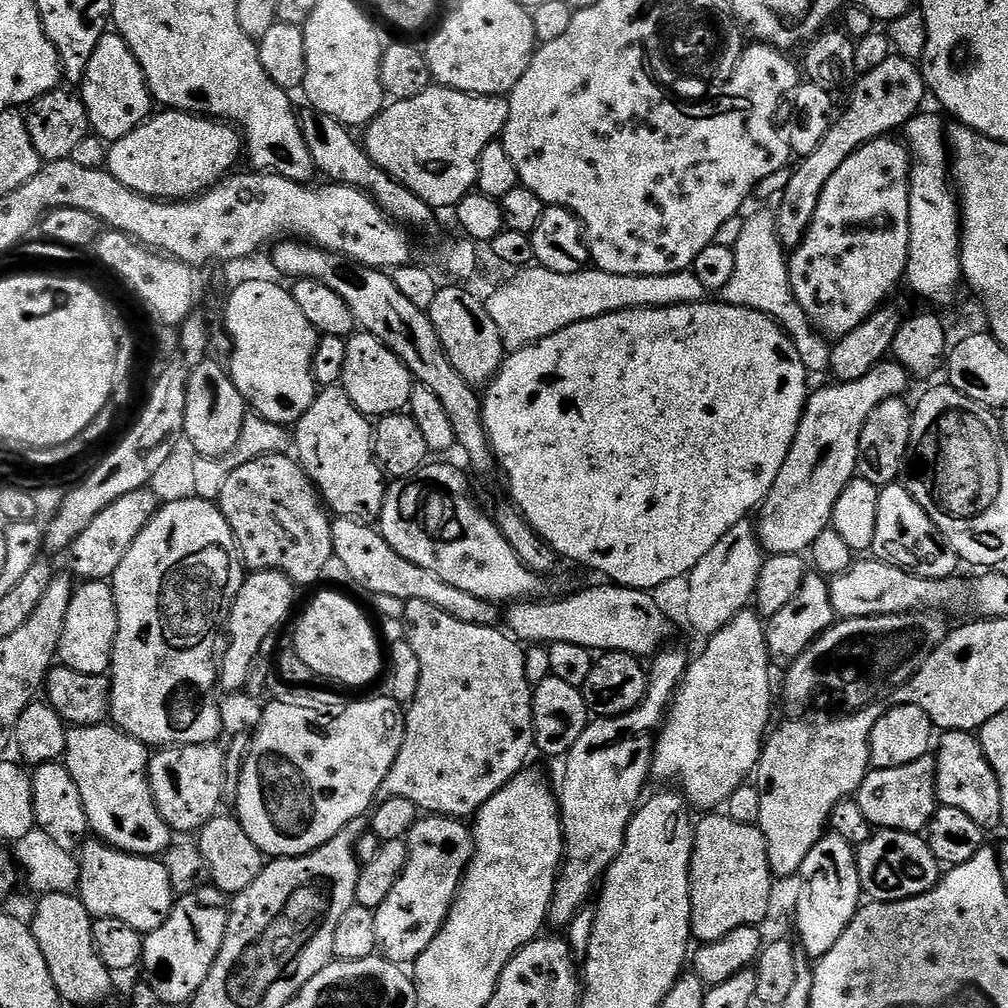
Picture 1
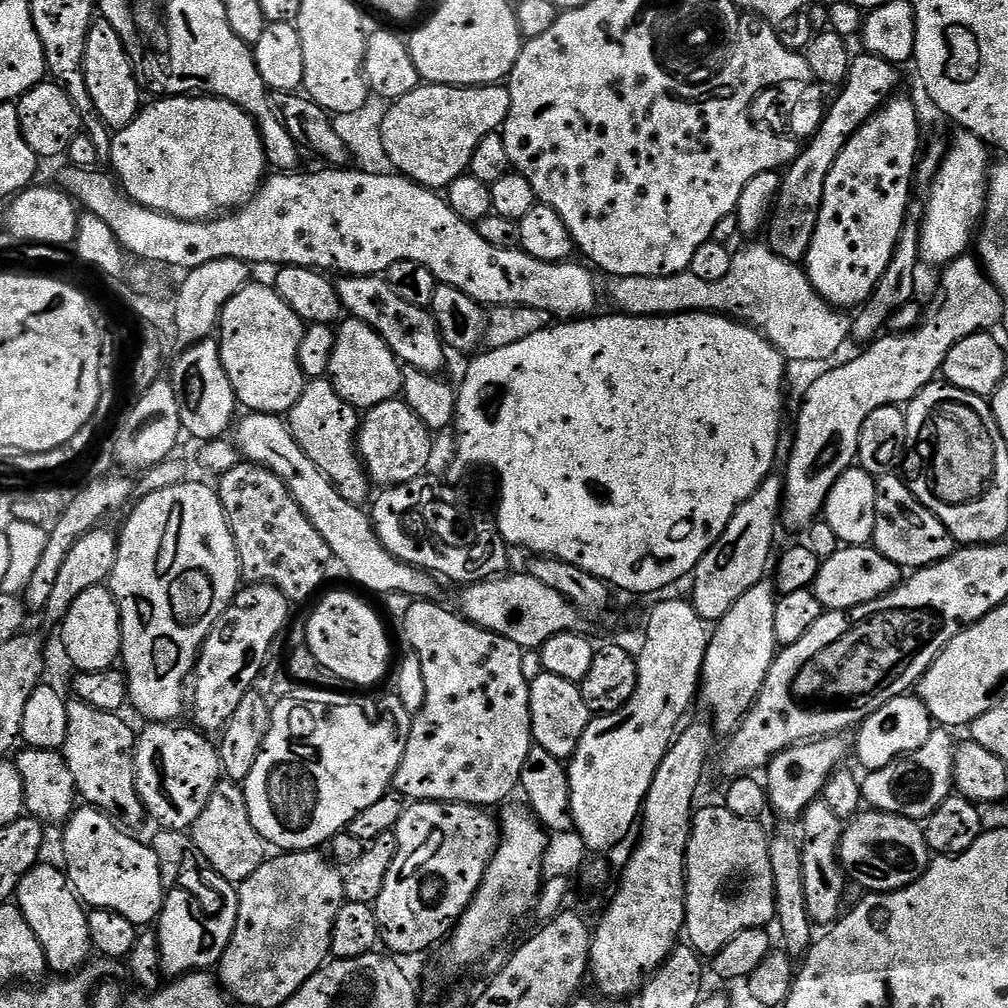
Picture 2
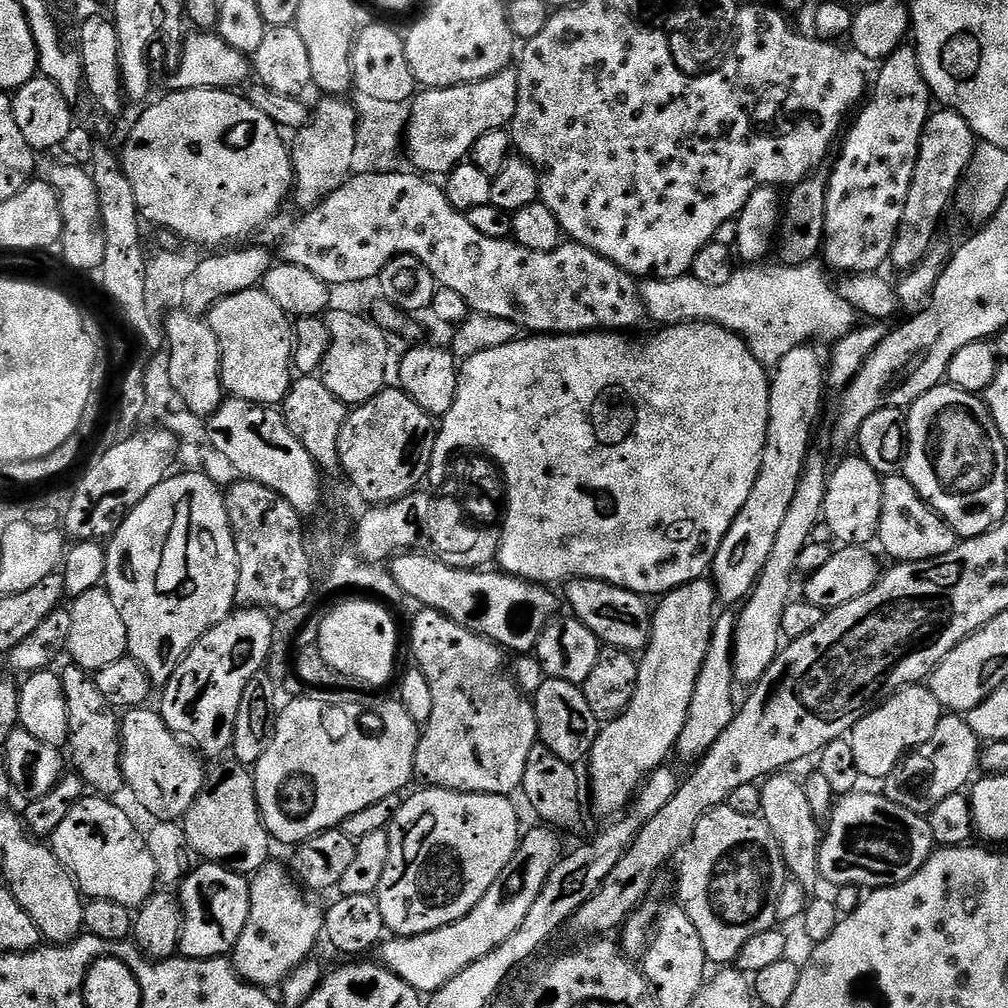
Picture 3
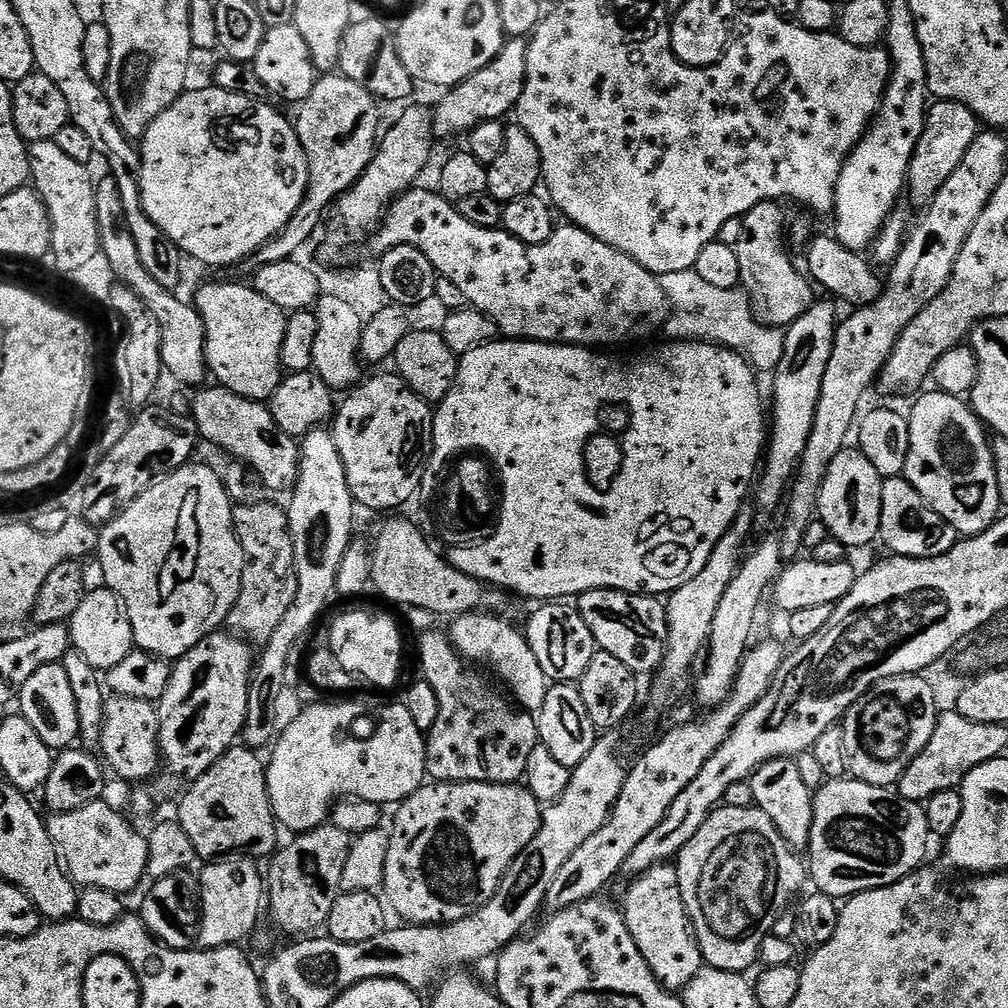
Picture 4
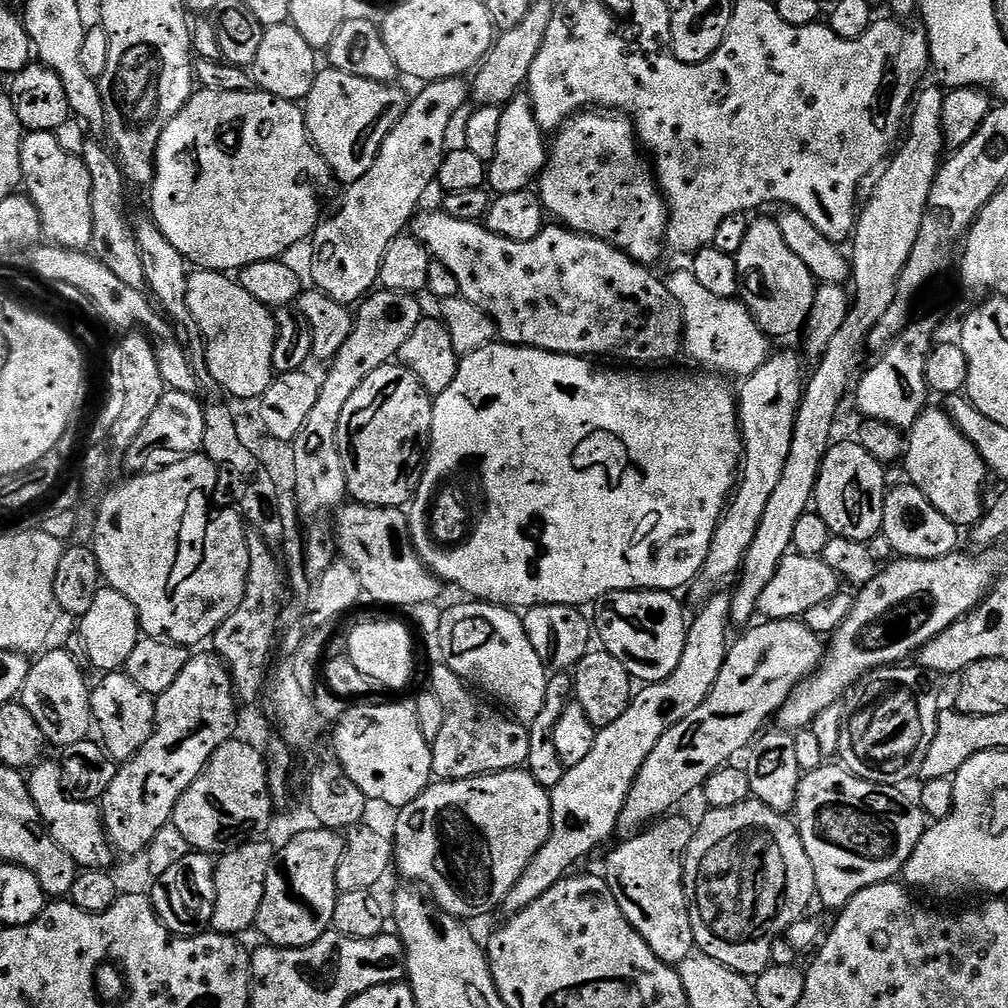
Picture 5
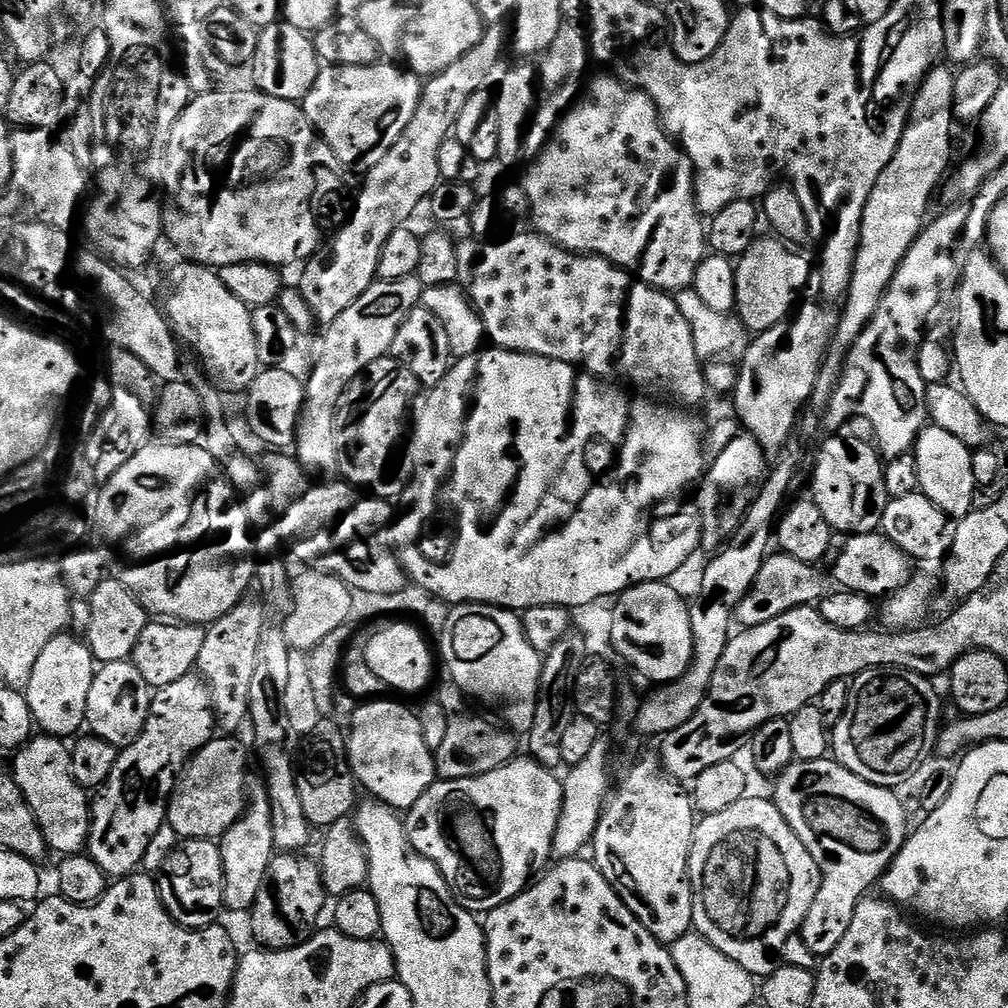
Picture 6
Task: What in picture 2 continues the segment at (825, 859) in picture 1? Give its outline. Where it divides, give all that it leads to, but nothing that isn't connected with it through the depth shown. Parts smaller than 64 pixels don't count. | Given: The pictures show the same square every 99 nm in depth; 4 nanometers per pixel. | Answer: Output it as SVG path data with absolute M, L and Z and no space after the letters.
M823 798L816 800L802 817L804 840L802 839L802 882L806 894L806 910L813 925L828 926L841 915L840 903L844 900L846 877L840 867L840 839L844 836L845 825L830 810Z

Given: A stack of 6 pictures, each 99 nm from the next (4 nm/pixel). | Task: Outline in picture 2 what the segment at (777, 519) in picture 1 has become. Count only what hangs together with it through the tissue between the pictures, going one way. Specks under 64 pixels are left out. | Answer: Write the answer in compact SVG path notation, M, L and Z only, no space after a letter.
M965 254L952 261L943 269L944 272L940 276L940 285L936 288L936 297L932 300L932 305L926 308L923 313L919 325L910 332L903 334L884 334L879 338L871 341L867 345L868 348L861 356L856 356L853 360L848 360L845 364L840 364L837 368L832 368L829 372L824 372L812 385L808 388L808 393L804 396L804 405L800 408L800 414L796 418L796 437L792 440L792 453L788 456L788 469L782 472L782 483L784 486L783 499L786 503L782 508L782 524L788 528L797 528L803 530L813 523L823 513L824 503L828 501L830 490L834 486L834 482L838 482L838 478L848 468L853 467L857 463L860 455L860 435L862 434L862 426L866 422L866 418L870 418L870 414L874 414L874 410L879 408L890 408L893 406L907 406L911 404L912 399L923 390L928 384L933 383L941 375L944 363L946 362L946 354L950 354L950 350L954 350L954 346L958 346L958 342L962 342L962 338L970 338L979 332L992 332L1000 324L1000 319L1004 316L1004 308L1006 302L1001 299L1000 292L993 286L991 280L988 279L983 267L978 263L977 257L972 254Z

